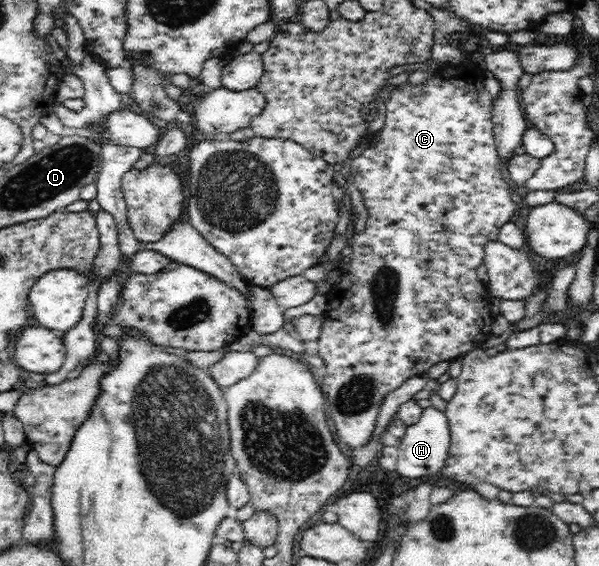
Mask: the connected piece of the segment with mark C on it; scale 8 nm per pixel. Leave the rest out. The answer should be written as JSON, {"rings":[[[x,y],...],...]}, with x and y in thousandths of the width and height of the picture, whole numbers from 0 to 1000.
{"rings":[[[741,115],[726,125],[715,124],[715,140],[699,150],[679,145],[661,152],[653,171],[643,180],[644,217],[628,235],[631,247],[583,286],[583,299],[591,313],[591,325],[606,350],[608,364],[614,371],[614,385],[606,410],[588,413],[588,449],[578,466],[568,473],[566,498],[558,502],[548,516],[546,549],[538,555],[539,571],[536,592],[529,597],[531,625],[541,636],[539,663],[533,668],[538,693],[551,710],[551,735],[558,742],[561,767],[571,781],[591,795],[611,786],[631,739],[634,714],[644,696],[671,682],[689,664],[711,659],[715,650],[738,636],[755,638],[800,611],[815,597],[826,557],[818,551],[816,514],[811,500],[798,493],[795,473],[806,466],[810,456],[808,433],[815,426],[828,426],[833,403],[845,390],[856,387],[865,369],[871,366],[855,341],[841,299],[835,297],[838,284],[826,256],[821,214],[821,178],[825,177],[805,147],[805,129],[798,131],[801,143],[780,145],[783,115]]]}

